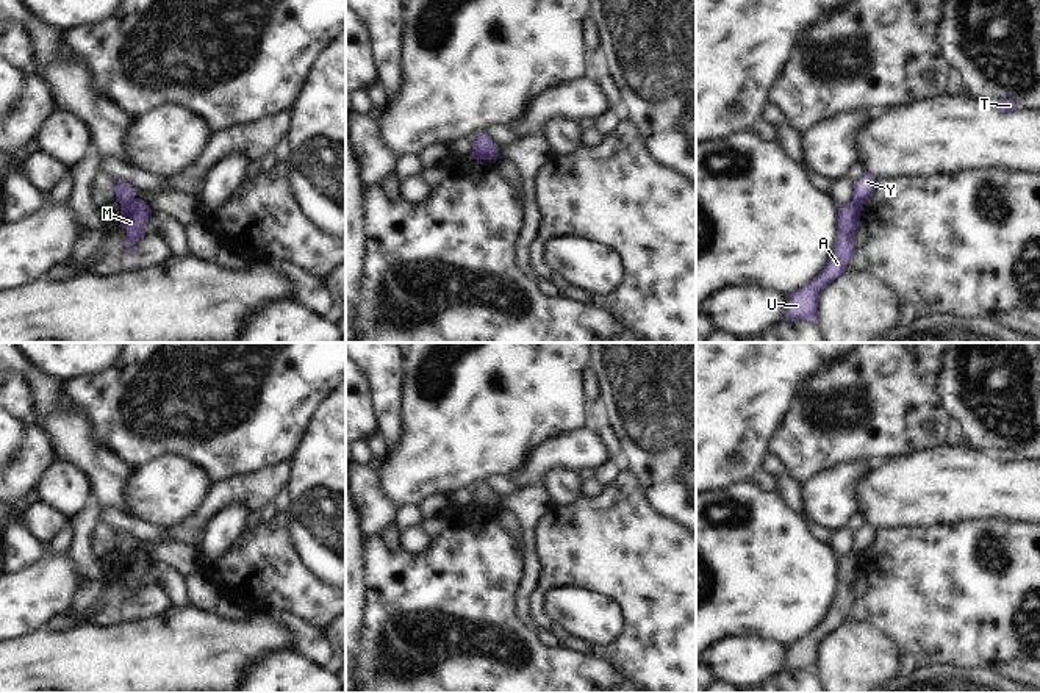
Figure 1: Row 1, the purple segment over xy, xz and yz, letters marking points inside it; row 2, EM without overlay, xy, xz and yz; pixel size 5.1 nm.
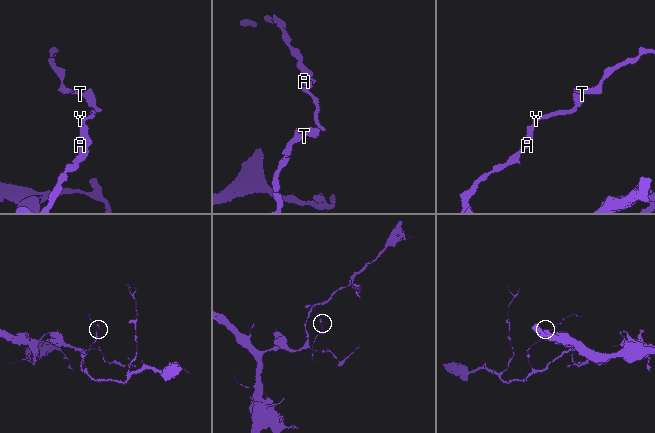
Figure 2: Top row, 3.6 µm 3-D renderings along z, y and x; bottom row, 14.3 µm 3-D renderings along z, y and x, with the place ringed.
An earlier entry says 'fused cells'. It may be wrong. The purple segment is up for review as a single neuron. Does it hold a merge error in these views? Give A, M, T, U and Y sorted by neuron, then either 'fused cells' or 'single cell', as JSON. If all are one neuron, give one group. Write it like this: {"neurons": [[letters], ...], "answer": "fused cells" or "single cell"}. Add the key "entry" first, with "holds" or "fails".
{"entry": "holds", "neurons": [["A", "M", "U"], ["T", "Y"]], "answer": "fused cells"}

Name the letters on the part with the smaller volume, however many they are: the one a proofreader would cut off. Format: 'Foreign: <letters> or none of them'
Foreign: T, Y.

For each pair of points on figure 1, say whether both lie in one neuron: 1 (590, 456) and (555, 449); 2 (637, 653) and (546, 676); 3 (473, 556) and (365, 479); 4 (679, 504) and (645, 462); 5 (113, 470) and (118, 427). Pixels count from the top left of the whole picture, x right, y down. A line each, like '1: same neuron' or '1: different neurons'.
1: same neuron
2: different neurons
3: different neurons
4: same neuron
5: different neurons

